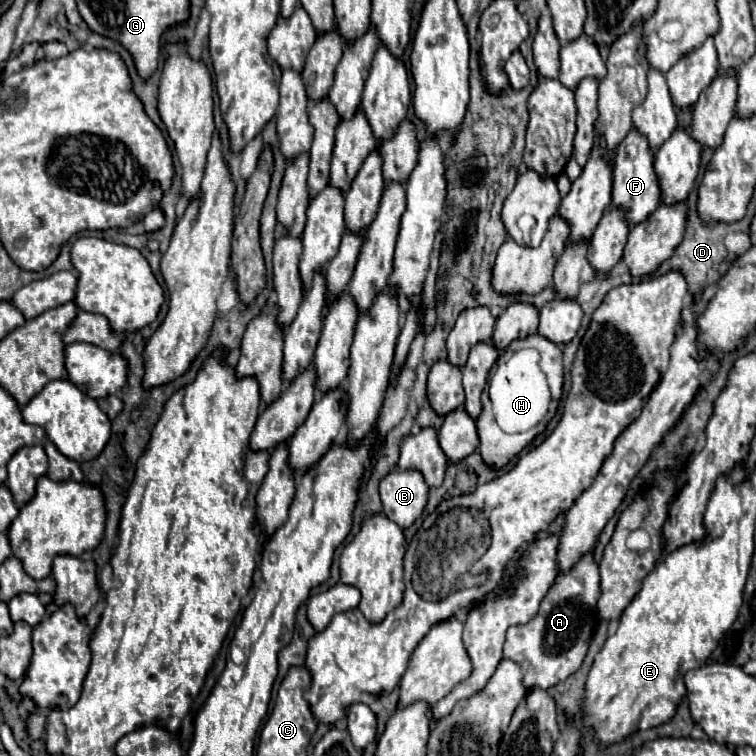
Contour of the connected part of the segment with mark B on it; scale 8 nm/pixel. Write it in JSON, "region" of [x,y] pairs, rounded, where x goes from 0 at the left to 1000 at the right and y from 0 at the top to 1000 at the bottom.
{"region":[[[517,622],[501,638],[507,680],[525,690],[533,701],[541,698],[565,667],[567,643],[554,622]]]}

